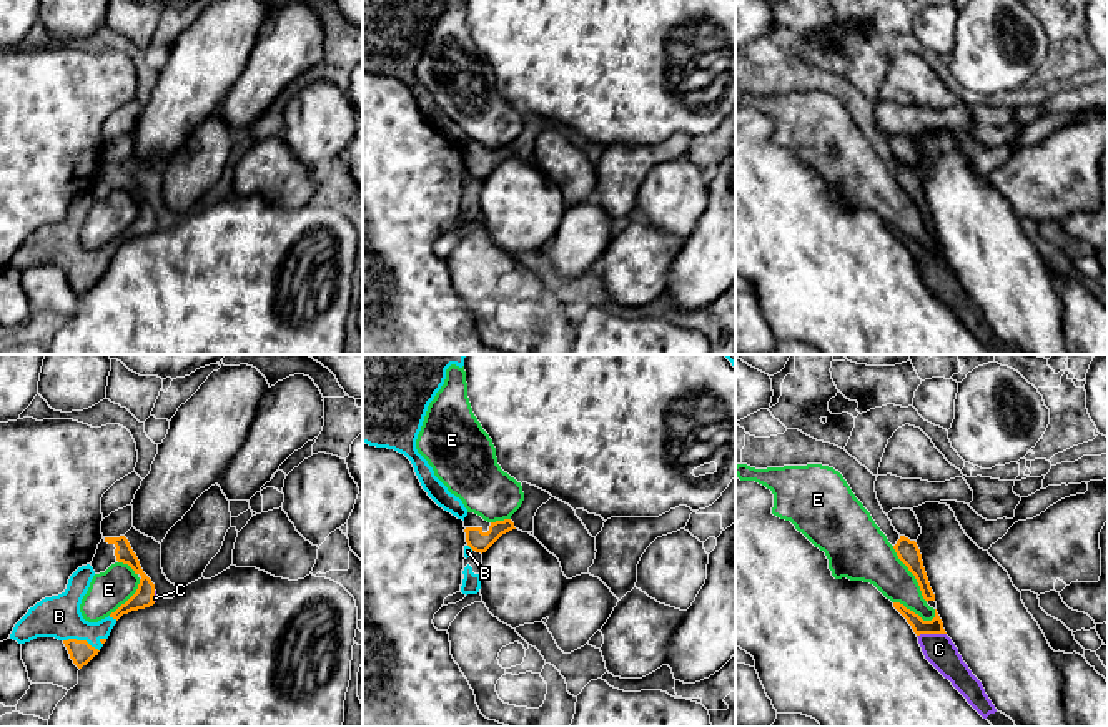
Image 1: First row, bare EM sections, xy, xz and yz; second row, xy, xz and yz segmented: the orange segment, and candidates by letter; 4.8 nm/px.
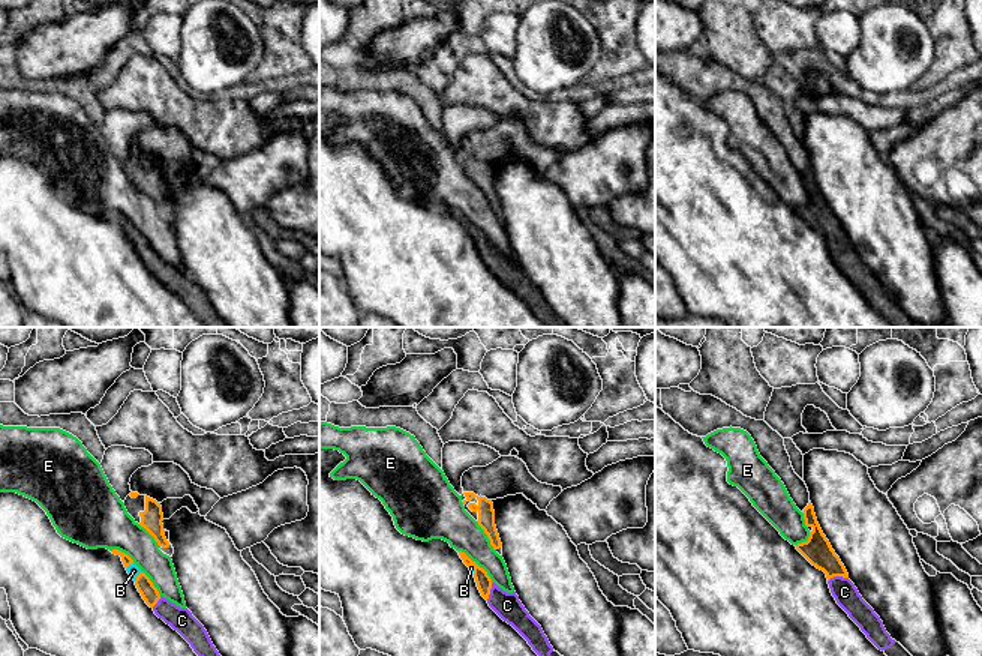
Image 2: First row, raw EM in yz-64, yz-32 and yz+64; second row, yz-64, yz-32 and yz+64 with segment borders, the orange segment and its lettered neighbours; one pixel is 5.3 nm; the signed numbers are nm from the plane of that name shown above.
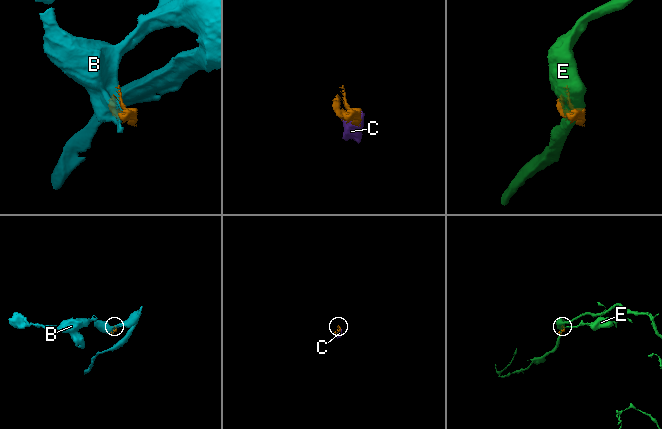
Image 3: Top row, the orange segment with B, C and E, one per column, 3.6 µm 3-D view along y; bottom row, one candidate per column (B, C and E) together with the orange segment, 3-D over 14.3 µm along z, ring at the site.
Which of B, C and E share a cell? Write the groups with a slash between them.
B C / E

